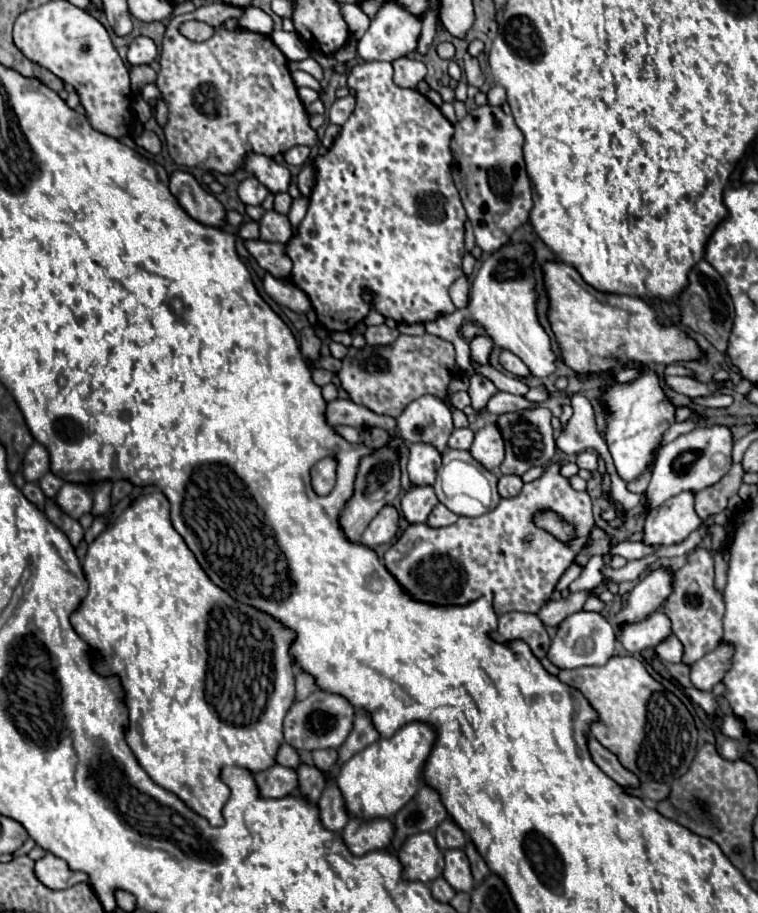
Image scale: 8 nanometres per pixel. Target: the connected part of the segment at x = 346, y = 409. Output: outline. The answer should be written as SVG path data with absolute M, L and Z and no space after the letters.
M337 398L337 400L329 402L327 404L327 422L331 426L347 424L347 426L353 426L353 428L377 426L377 428L383 428L387 432L393 432L395 426L397 426L395 418L375 414L361 404L355 404L351 398Z

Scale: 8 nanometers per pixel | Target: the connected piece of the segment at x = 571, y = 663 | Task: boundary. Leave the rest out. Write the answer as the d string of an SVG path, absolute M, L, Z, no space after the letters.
M579 610L567 616L551 642L549 660L559 668L579 668L579 666L599 666L605 664L615 654L615 630L609 620L599 612Z

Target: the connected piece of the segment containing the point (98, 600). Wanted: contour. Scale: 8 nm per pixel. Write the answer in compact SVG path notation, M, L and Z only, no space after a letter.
M159 490L147 496L141 496L133 506L129 506L121 516L117 516L115 524L109 526L105 532L101 532L99 538L89 546L89 552L83 562L85 562L83 568L85 568L89 590L79 610L71 616L71 624L75 632L79 634L79 638L85 640L89 646L89 654L93 656L93 670L105 678L117 676L121 682L123 700L129 710L129 734L125 734L125 740L131 752L135 754L143 770L151 776L151 780L155 780L155 784L179 796L193 812L203 816L211 826L223 826L225 818L221 810L225 802L229 800L229 788L221 780L221 768L241 766L241 768L247 768L251 774L259 774L275 766L277 750L283 744L283 718L295 700L295 676L293 676L291 656L289 656L289 644L295 638L293 632L281 626L271 616L233 600L227 592L223 592L219 586L215 586L207 578L207 574L203 572L203 568L199 566L199 562L195 560L187 544L183 542L183 538L171 526L169 502Z

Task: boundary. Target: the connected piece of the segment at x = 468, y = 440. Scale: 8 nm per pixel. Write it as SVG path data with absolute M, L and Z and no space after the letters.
M461 428L461 430L453 430L451 438L449 438L449 448L457 448L457 450L469 450L473 444L473 432L469 428Z

